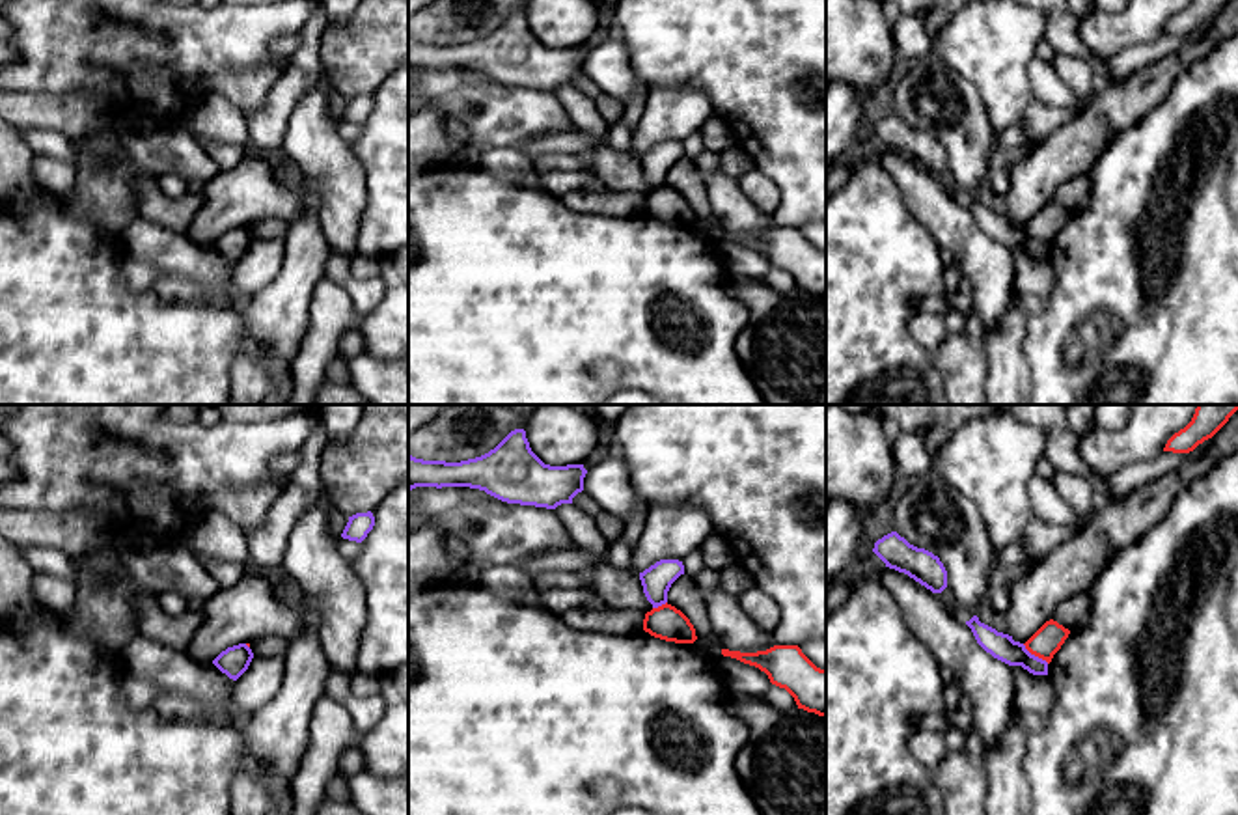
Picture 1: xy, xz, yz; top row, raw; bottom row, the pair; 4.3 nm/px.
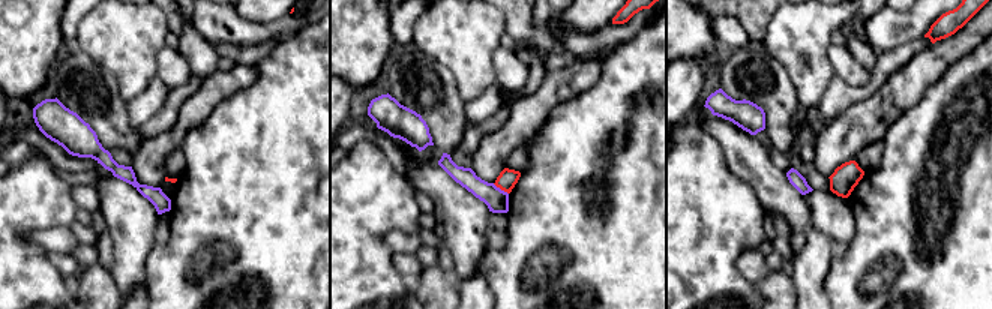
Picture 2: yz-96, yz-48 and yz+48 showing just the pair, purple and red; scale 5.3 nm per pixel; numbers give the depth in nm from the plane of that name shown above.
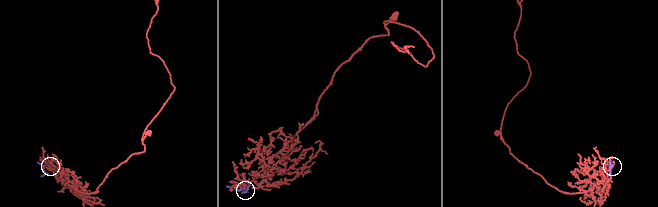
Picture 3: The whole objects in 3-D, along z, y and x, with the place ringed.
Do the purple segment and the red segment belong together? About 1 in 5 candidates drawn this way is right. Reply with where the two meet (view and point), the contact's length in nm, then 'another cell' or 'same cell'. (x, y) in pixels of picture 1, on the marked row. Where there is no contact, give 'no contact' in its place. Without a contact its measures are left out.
meets purple in yz at (1033, 655); contact 150 nm long; another cell

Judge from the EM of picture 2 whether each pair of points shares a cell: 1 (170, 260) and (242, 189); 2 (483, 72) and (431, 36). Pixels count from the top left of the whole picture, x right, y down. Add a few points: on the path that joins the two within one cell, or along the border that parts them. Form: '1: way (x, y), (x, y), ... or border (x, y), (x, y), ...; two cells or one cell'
1: way (188, 242), (224, 204); one cell
2: way (470, 59), (444, 36); one cell

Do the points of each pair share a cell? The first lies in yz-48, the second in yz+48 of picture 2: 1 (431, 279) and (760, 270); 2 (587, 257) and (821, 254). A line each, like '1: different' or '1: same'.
1: different
2: different

